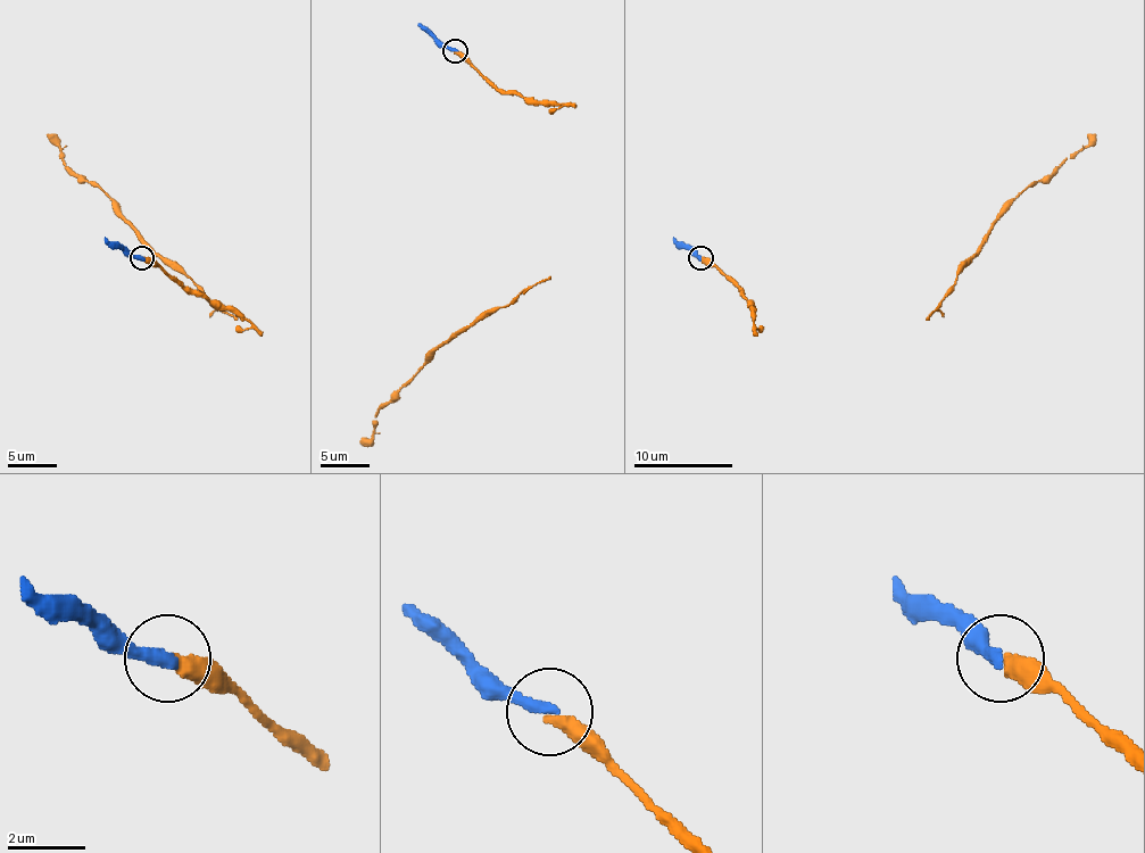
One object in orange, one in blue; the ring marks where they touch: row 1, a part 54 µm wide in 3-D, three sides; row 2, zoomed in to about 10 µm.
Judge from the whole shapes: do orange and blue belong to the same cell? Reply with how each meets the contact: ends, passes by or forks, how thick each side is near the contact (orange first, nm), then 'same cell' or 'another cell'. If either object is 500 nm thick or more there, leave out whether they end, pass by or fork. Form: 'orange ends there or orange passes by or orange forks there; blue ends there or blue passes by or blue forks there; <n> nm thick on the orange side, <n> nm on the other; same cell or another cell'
orange ends there; blue ends there; 400 nm thick on the orange side, 360 nm on the other; same cell

